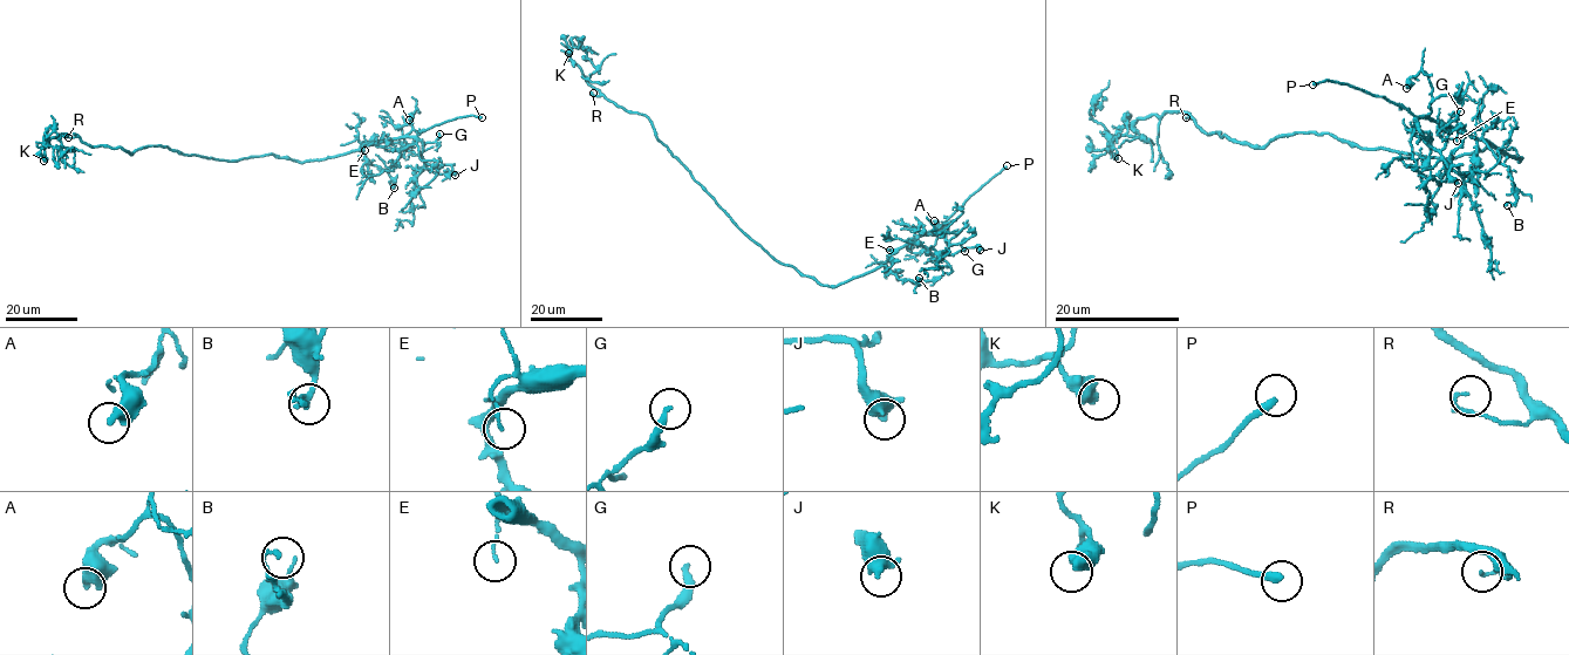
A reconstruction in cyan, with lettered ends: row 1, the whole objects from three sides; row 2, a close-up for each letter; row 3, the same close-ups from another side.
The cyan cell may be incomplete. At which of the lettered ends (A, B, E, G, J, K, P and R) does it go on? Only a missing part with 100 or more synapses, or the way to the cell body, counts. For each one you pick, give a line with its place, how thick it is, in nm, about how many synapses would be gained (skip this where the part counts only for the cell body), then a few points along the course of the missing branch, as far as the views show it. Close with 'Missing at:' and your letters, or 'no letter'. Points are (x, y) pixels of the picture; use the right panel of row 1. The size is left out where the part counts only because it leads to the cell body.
P: at (1312, 84); 280 nm thick; missing branch runs (1312, 84), (1301, 84), (1277, 108), (1331, 140), (1344, 141), (1355, 149), (1359, 142)
Missing at: P

